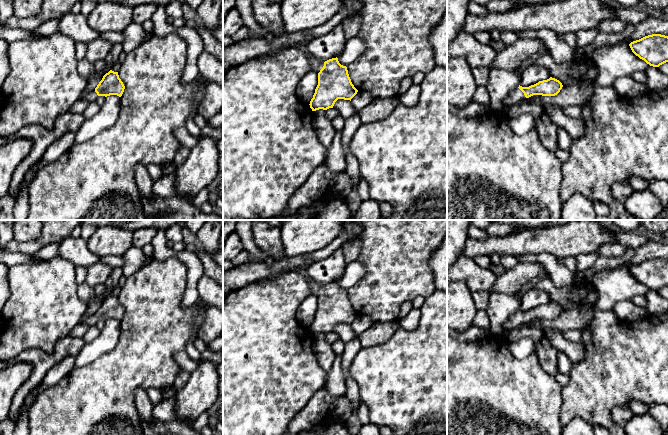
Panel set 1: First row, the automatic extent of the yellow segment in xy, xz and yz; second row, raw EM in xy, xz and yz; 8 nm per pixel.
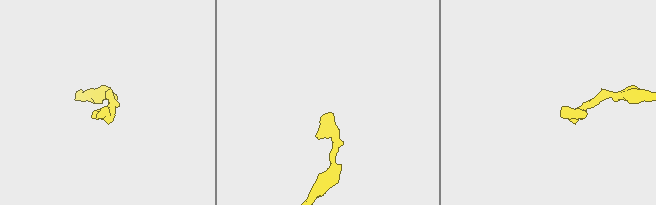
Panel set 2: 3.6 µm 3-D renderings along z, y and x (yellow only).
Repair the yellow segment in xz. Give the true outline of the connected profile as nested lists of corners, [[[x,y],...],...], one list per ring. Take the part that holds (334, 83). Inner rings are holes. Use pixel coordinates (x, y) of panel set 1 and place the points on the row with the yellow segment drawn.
[[[342,0],[342,8],[332,18],[312,28],[304,42],[292,46],[308,55],[311,61],[311,71],[318,74],[318,85],[309,104],[312,111],[333,108],[338,99],[351,101],[358,92],[351,82],[347,67],[341,65],[337,57],[322,62],[307,50],[307,45],[312,39],[328,34],[347,18],[344,1]]]

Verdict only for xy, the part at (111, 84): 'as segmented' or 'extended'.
extended

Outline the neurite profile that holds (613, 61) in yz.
[[[626,44],[601,46],[594,51],[591,58],[598,67],[596,83],[602,87],[613,86],[617,78],[631,76],[636,71],[645,71],[650,67]]]

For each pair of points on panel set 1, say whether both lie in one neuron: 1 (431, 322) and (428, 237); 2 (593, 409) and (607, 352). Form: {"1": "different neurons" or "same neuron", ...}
{"1": "different neurons", "2": "same neuron"}

